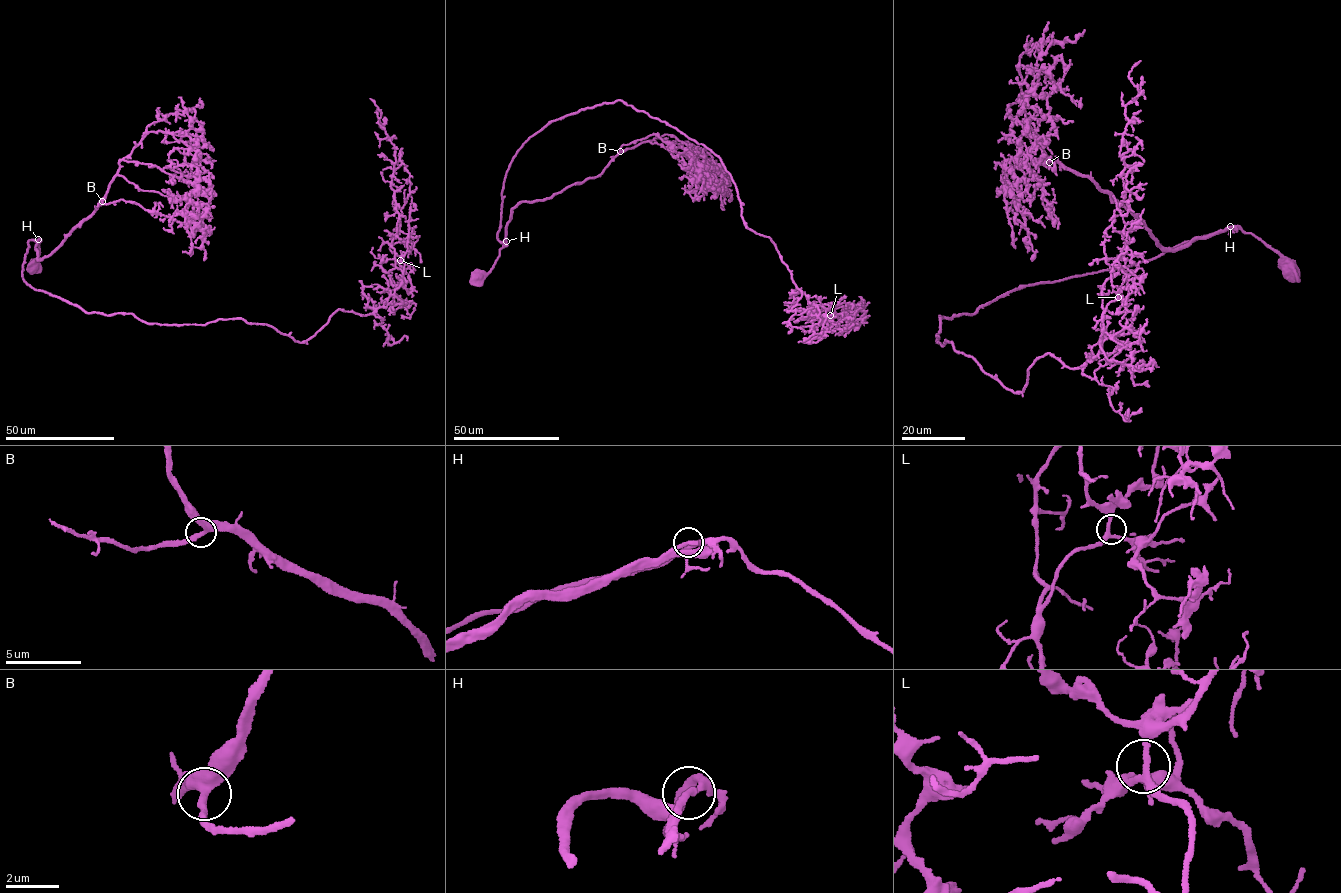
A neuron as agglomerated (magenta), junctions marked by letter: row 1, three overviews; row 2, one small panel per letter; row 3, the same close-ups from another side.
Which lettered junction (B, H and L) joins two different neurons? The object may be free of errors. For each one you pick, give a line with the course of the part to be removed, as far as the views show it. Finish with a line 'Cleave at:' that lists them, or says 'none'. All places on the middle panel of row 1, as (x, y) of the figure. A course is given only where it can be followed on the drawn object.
Cleave at: none

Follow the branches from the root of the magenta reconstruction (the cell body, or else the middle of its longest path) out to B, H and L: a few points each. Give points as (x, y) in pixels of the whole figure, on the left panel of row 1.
B: (32, 267), (36, 266), (39, 254), (38, 238), (35, 249), (41, 259), (52, 253), (102, 201)
H: (32, 267), (36, 266), (39, 254), (38, 239)
L: (32, 267), (39, 238), (23, 280), (85, 312), (241, 318), (299, 342), (338, 309), (383, 306), (400, 260)

